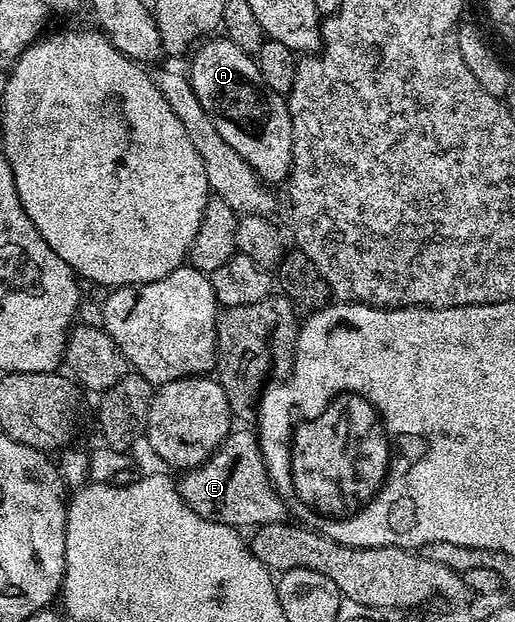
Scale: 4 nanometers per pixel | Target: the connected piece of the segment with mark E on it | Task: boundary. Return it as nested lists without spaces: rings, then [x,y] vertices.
[[[231,430],[207,461],[178,477],[177,487],[184,502],[201,514],[201,518],[211,518],[236,530],[278,524],[289,516],[286,502],[267,473],[259,438],[254,431]]]

